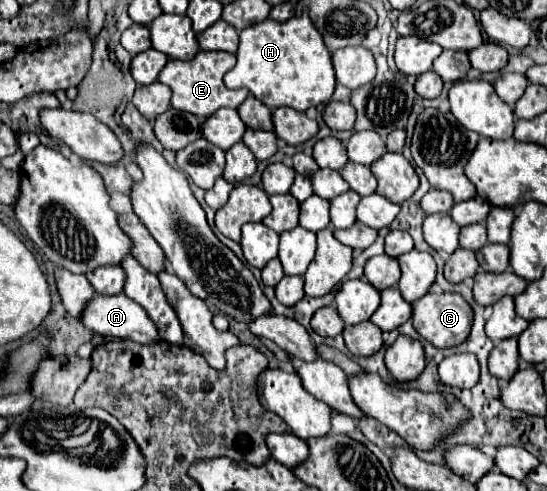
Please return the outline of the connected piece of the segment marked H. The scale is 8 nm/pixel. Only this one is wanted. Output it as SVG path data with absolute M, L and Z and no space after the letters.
M293 16L287 22L267 18L261 24L241 30L237 64L225 74L225 86L247 88L271 110L289 106L297 112L305 112L311 106L331 100L335 90L335 70L331 54L323 44L323 36L311 24L309 16Z

